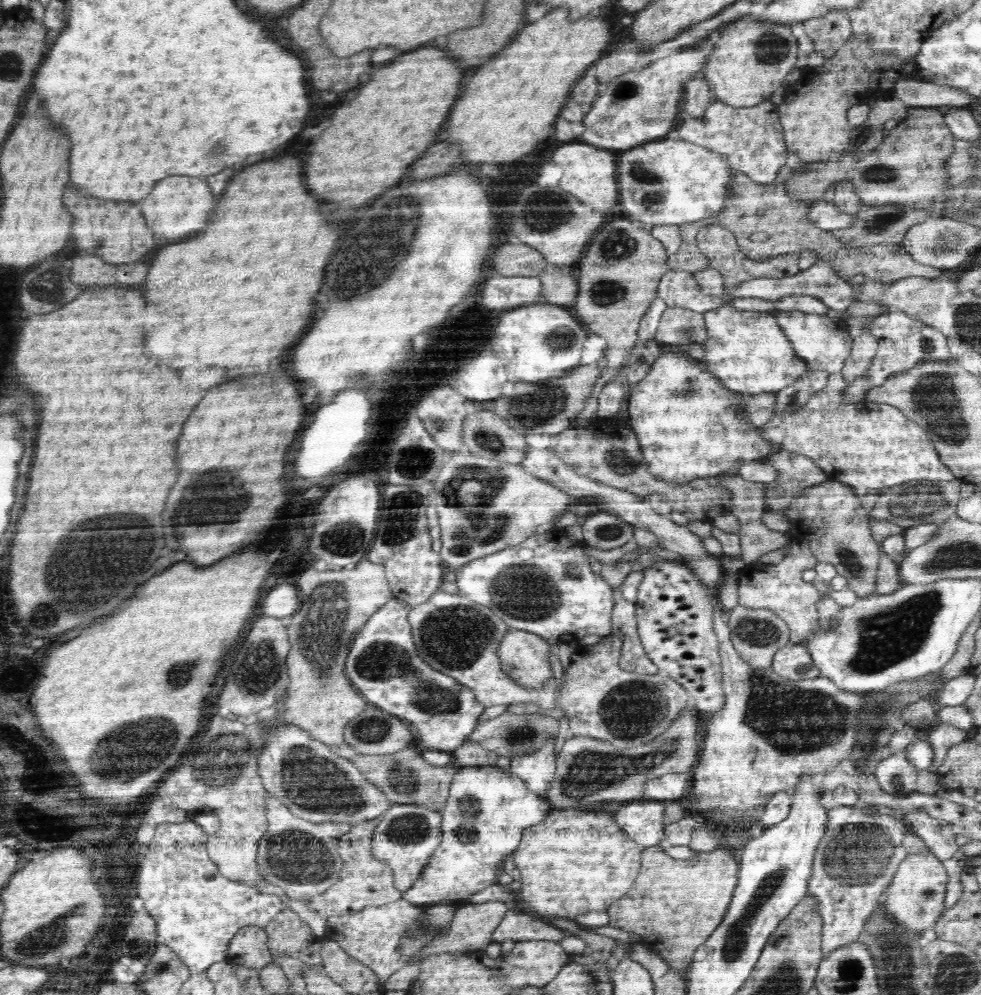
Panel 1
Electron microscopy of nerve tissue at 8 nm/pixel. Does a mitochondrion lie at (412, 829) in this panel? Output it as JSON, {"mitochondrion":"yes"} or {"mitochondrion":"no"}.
{"mitochondrion":"yes"}

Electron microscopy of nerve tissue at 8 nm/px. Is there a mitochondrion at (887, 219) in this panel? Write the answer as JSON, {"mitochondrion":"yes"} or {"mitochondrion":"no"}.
{"mitochondrion":"yes"}

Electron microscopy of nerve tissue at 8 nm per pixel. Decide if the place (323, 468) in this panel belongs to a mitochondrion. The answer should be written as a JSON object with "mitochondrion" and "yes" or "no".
{"mitochondrion":"no"}

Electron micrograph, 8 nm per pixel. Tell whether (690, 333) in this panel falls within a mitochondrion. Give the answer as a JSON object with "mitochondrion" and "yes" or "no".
{"mitochondrion":"yes"}

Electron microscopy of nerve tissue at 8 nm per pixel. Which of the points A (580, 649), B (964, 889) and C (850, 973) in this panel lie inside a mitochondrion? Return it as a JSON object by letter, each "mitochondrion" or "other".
{"A":"other","B":"other","C":"mitochondrion"}

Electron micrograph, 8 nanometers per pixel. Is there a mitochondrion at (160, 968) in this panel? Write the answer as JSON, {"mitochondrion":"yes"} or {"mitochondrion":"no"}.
{"mitochondrion":"yes"}

